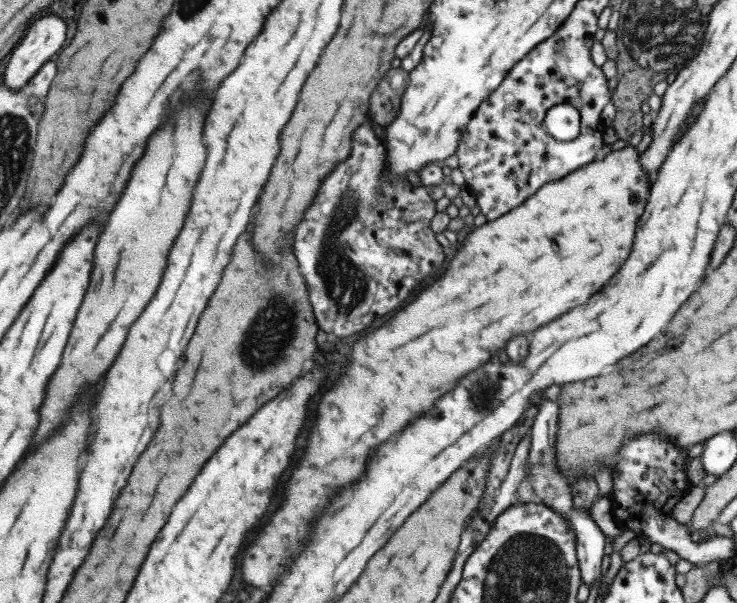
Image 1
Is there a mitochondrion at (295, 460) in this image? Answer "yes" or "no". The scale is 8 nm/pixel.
no

